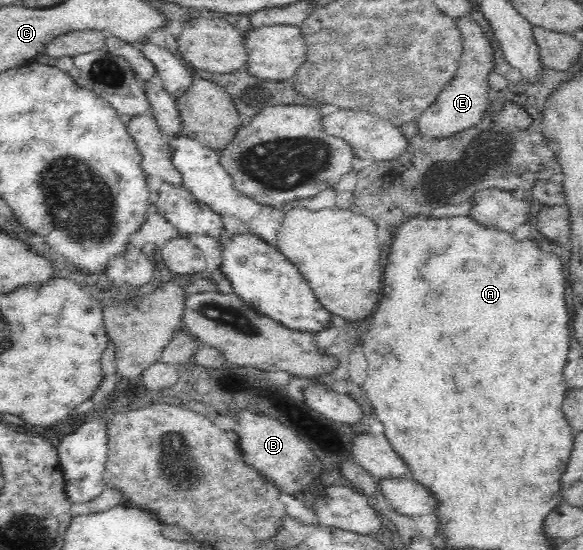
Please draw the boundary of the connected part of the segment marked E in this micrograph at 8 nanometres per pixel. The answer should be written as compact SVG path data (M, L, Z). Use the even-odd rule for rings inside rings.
M470 16L456 18L456 28L462 37L462 54L454 78L442 89L436 100L416 118L416 128L419 136L426 139L446 139L458 132L467 130L480 122L488 104L488 75L492 70L492 48L494 43L488 40L482 27Z

